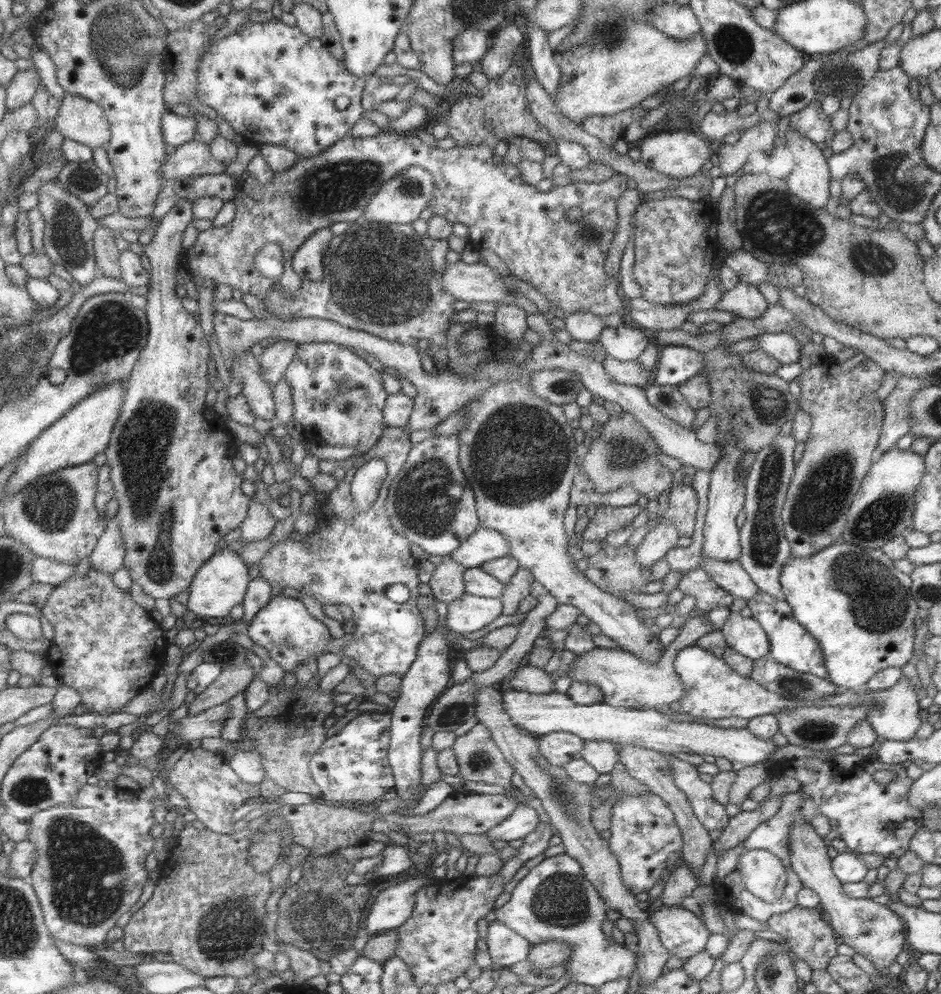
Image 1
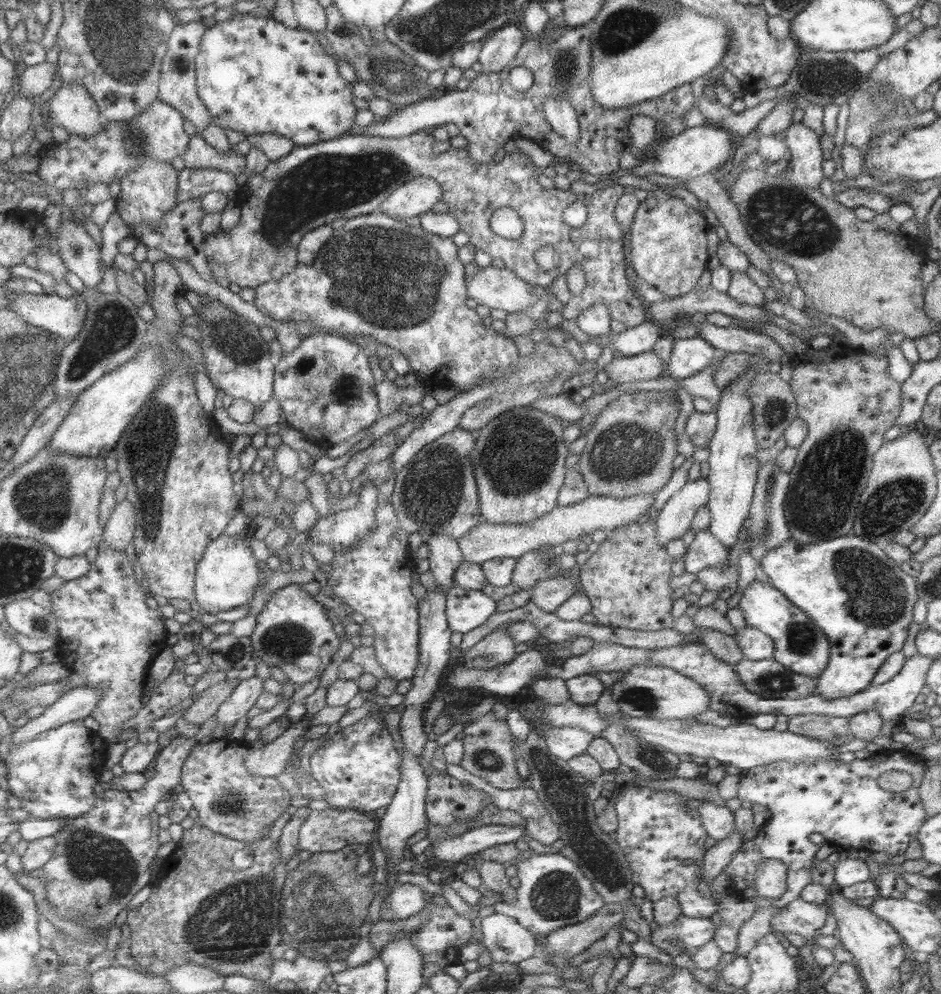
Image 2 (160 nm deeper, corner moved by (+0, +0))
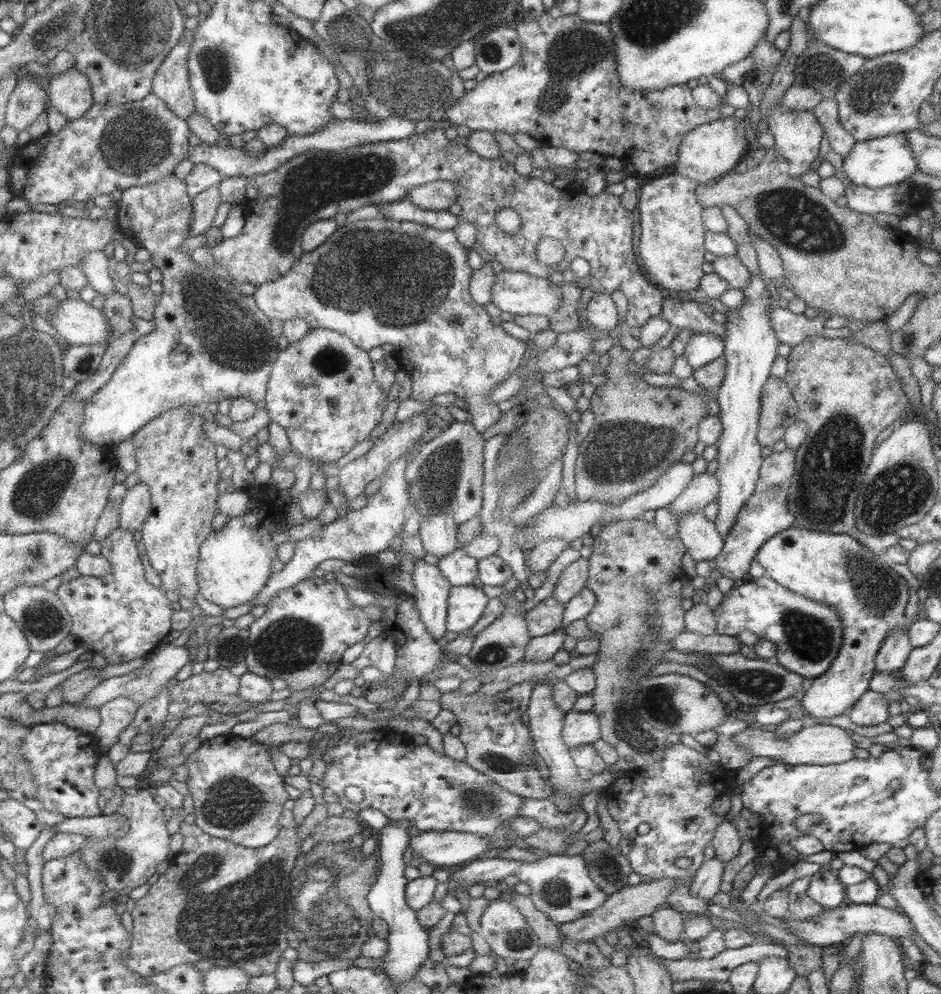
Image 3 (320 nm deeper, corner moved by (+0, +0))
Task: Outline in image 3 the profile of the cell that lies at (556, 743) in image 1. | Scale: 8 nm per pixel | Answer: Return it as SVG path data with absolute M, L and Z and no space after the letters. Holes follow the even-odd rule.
M568 711L564 714L562 739L567 748L578 744L592 744L600 737L599 723L593 711Z

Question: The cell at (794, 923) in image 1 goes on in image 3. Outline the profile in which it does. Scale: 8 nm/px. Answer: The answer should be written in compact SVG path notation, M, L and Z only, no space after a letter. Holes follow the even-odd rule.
M810 877L796 878L788 884L788 915L791 920L811 920L819 914L823 914L822 908L817 902L807 896L807 887Z

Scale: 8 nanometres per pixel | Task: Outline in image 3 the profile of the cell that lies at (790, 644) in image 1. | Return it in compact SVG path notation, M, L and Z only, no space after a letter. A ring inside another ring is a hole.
M765 575L740 586L733 585L712 613L716 622L715 633L735 637L739 632L749 630L758 638L770 640L777 648L773 661L805 680L823 674L843 642L842 620L835 607L797 595Z

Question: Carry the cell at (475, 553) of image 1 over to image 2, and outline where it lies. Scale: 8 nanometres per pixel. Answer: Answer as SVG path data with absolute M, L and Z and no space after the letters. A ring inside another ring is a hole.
M654 494L651 496L635 495L621 499L589 495L589 498L585 498L577 504L565 507L557 506L546 515L541 515L538 519L531 519L526 523L491 524L483 520L456 541L462 557L467 562L481 565L485 560L493 558L510 557L517 560L525 552L533 551L534 548L539 548L543 544L558 547L565 540L577 542L584 534L589 536L593 530L611 533L614 529L619 529L646 513L649 507L652 508L654 498Z

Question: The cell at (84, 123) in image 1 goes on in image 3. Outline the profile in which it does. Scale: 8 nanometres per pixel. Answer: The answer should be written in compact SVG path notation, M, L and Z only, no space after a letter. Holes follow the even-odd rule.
M73 67L48 79L51 106L57 107L69 120L81 118L96 103L89 78L79 71Z

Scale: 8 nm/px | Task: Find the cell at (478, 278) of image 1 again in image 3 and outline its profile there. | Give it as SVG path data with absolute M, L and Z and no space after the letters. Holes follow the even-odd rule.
M500 271L495 274L493 286L491 286L491 302L501 312L509 312L513 315L523 316L535 314L549 317L561 304L561 287L549 282L547 277L533 276L524 272Z

